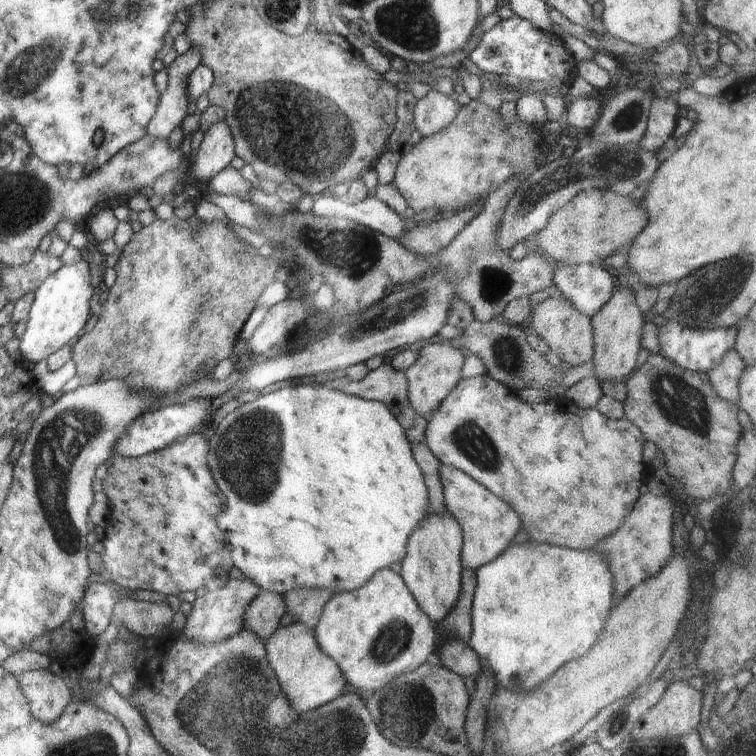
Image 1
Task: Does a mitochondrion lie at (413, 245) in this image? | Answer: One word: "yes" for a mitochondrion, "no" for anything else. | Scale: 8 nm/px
no

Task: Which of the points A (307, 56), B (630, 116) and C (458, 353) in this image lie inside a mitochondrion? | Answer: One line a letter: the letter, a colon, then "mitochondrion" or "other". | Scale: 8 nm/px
A: other
B: mitochondrion
C: other

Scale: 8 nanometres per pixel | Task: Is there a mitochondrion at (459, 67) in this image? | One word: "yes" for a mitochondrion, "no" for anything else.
no

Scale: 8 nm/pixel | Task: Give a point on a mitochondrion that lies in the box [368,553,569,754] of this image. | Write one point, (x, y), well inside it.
(406, 711)

